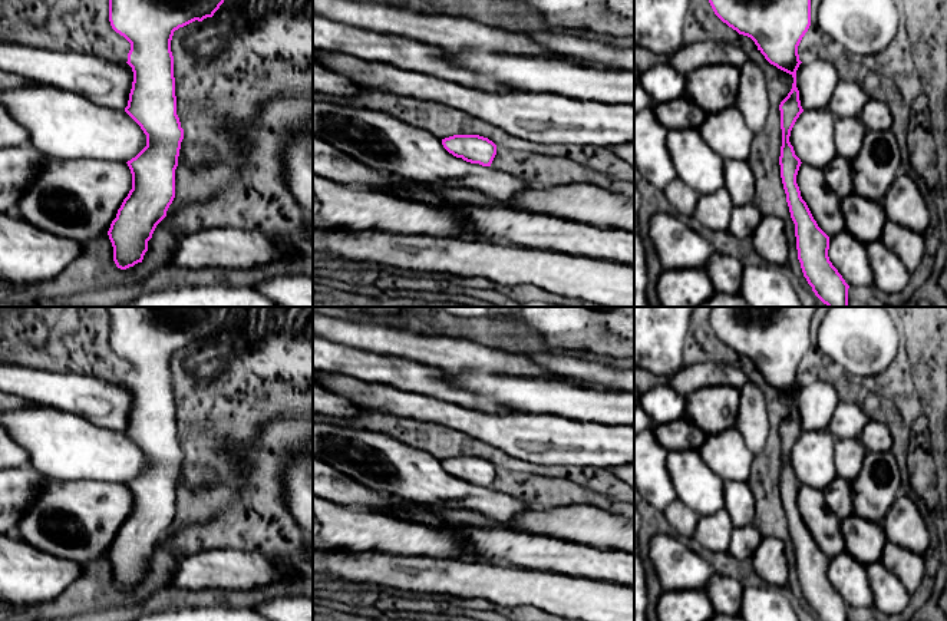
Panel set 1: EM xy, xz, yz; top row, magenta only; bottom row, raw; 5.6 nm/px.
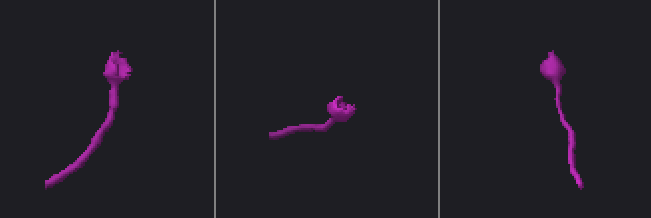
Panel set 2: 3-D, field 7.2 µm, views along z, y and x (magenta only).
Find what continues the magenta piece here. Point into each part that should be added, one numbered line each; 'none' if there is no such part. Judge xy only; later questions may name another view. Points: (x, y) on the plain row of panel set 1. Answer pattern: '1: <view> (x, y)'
none

